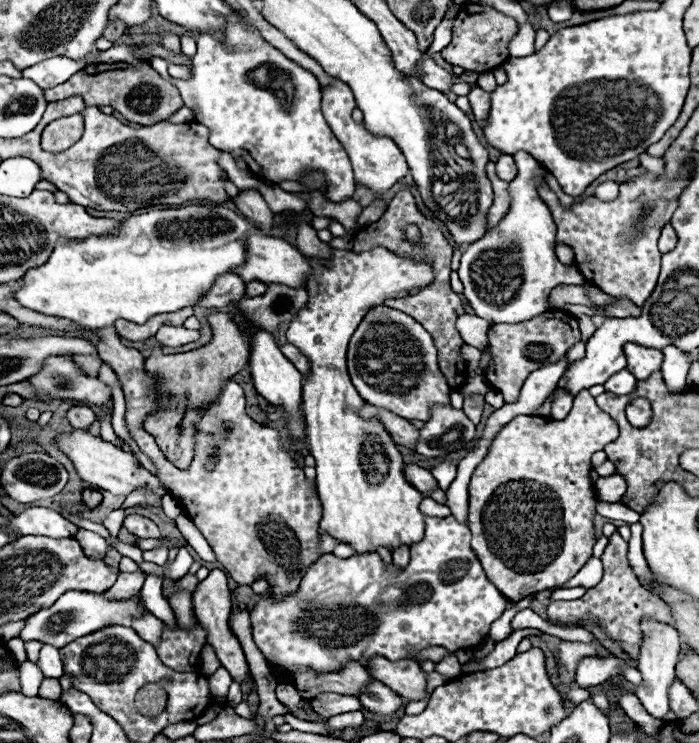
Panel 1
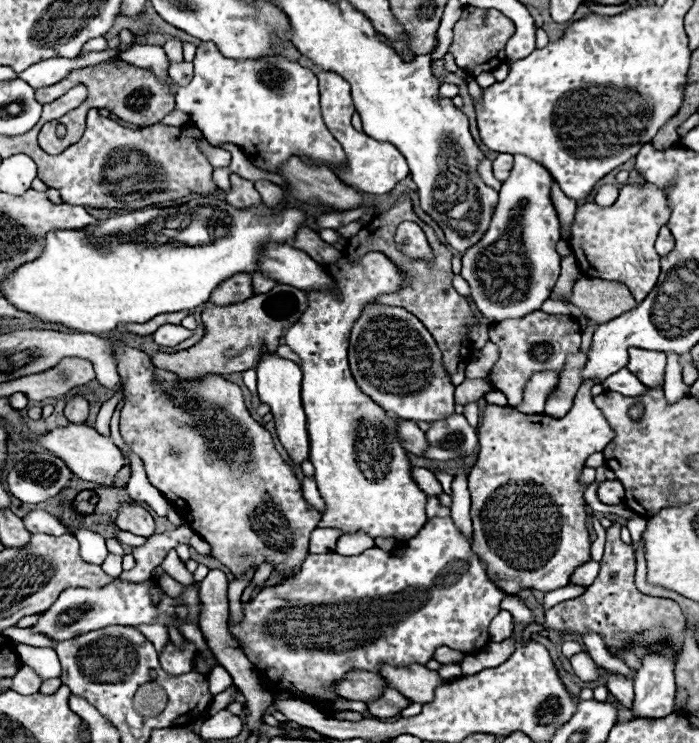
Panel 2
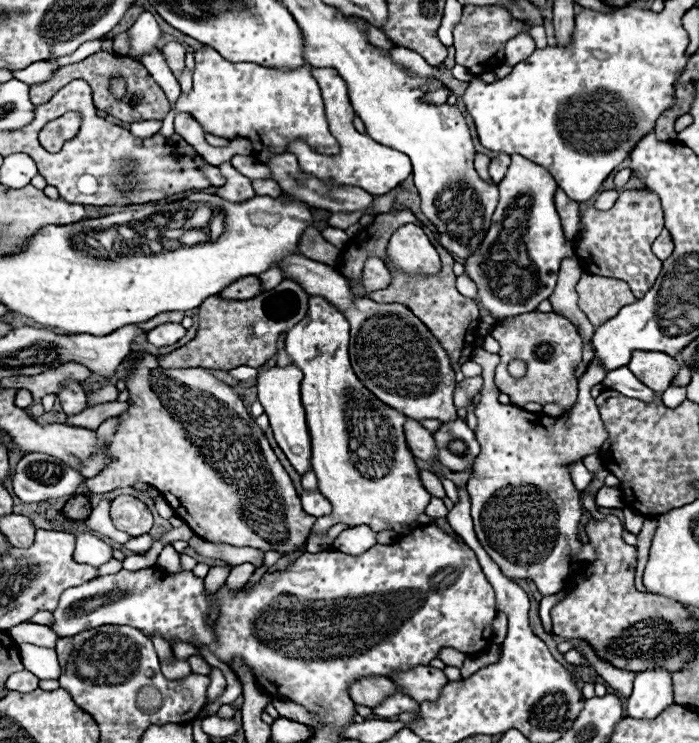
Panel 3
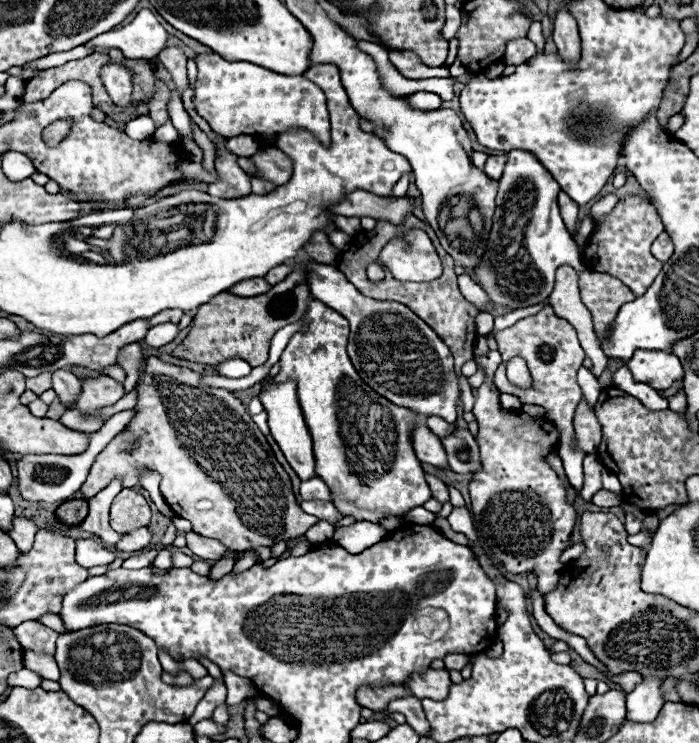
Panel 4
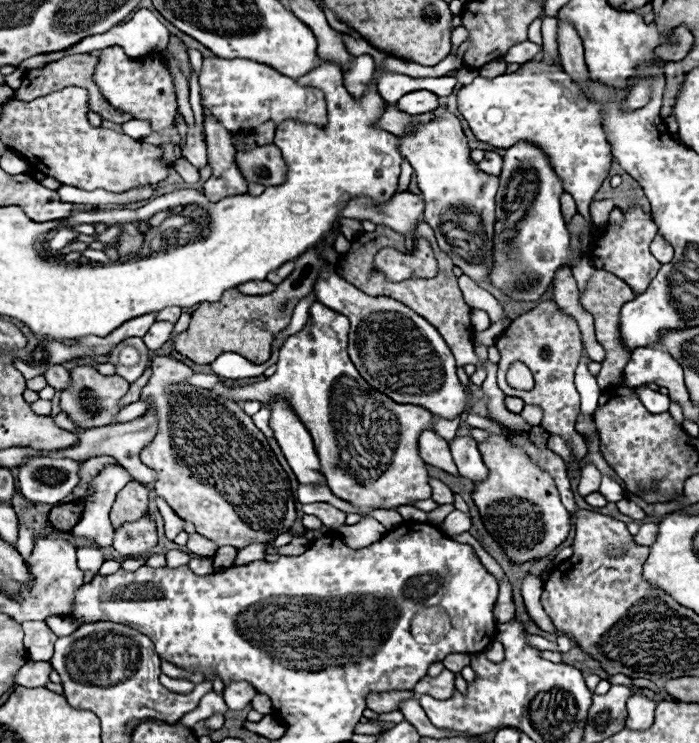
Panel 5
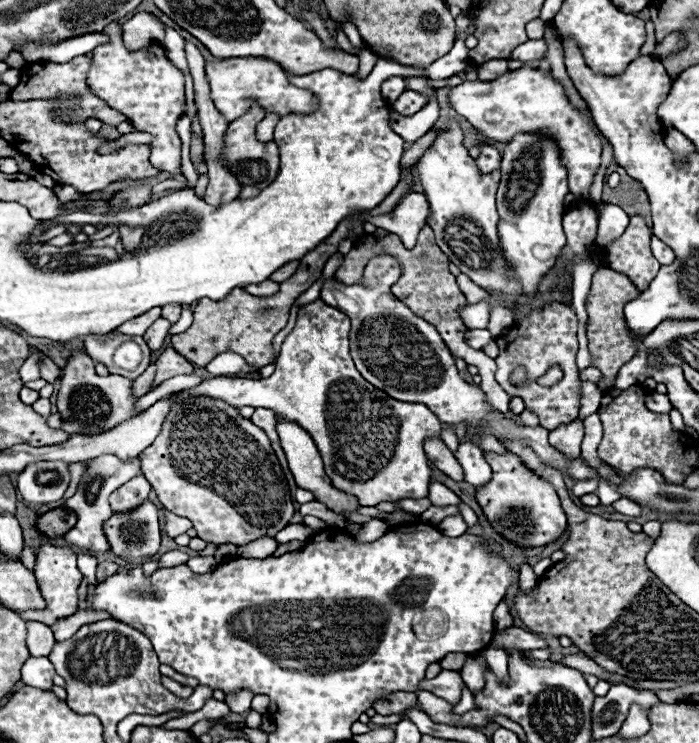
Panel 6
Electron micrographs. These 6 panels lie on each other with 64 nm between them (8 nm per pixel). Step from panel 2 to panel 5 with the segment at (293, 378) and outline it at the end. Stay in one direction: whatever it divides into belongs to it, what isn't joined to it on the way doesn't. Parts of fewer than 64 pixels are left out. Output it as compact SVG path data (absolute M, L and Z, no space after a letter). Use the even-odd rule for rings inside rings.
M278 402L278 404L270 404L268 408L272 410L270 426L298 482L326 486L326 478L320 472L320 460L314 450L310 432L304 428L298 416L290 412L288 404Z

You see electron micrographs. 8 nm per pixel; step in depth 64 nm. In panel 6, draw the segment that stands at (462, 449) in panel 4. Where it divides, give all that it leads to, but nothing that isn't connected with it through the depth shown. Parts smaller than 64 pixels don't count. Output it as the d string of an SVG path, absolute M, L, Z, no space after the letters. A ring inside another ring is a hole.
M472 442L460 444L458 452L454 456L462 464L468 484L480 488L480 486L484 486L484 484L490 482L492 470L490 470L490 466L488 466L488 462L484 458L484 452L476 444L472 444Z

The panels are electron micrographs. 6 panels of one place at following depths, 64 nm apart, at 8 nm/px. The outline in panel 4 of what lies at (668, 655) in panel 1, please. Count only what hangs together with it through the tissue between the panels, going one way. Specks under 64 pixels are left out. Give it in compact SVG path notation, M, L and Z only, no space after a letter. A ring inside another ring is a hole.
M644 678L642 684L638 684L628 696L626 696L626 706L628 706L628 716L626 720L636 722L636 724L648 724L654 722L662 704L666 702L660 692L662 680L654 678Z

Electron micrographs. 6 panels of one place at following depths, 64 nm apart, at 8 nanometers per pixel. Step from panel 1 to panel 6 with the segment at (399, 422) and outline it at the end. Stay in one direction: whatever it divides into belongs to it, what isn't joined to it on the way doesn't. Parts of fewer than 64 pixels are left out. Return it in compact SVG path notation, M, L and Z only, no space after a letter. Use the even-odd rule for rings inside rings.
M426 440L426 456L428 460L442 470L446 476L450 476L456 482L464 480L464 470L460 466L460 462L456 460L456 456L444 446L442 440Z

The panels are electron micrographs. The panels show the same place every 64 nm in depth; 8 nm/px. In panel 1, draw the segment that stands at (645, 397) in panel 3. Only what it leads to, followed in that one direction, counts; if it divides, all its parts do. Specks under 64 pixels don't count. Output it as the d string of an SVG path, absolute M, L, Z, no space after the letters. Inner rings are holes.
M622 370L622 372L614 374L614 376L610 376L610 380L606 382L604 388L608 392L614 392L614 394L630 394L630 392L634 392L636 382L638 380L628 370Z

